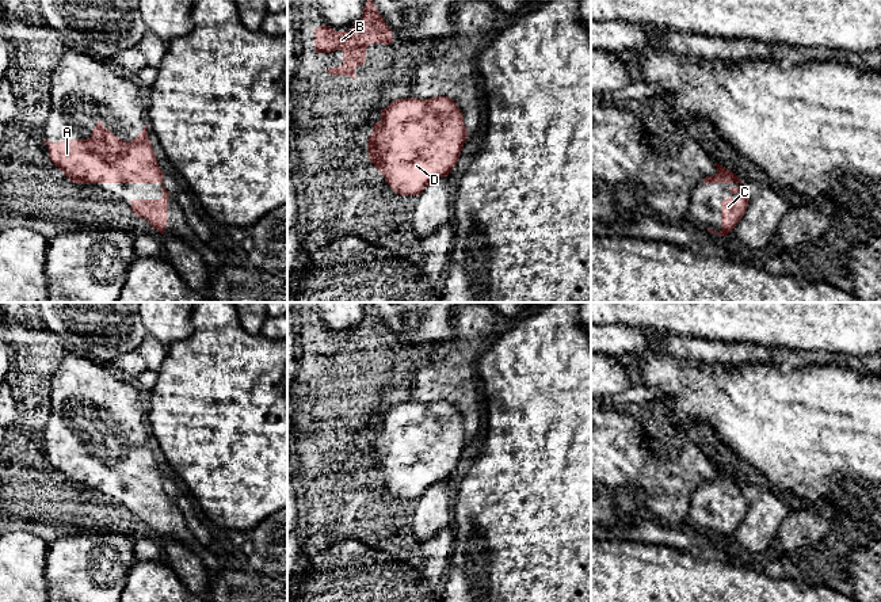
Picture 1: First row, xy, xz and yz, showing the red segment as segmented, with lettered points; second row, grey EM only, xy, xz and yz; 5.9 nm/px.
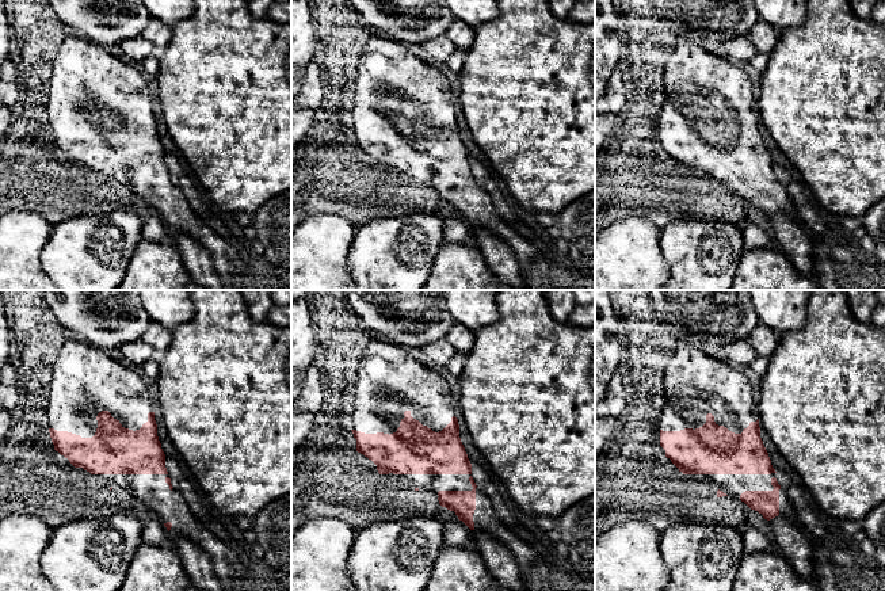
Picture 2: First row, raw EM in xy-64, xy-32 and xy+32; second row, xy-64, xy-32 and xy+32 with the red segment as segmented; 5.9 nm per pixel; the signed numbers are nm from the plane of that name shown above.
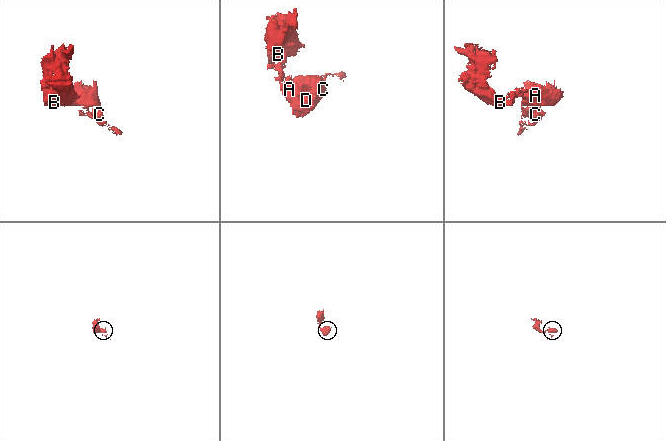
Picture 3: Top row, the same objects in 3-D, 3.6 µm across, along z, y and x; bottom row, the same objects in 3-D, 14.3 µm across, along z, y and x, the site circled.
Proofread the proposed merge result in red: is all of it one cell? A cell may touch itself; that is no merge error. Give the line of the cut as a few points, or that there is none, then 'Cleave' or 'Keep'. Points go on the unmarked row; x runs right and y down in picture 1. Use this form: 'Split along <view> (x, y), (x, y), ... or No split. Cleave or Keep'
No split. Keep

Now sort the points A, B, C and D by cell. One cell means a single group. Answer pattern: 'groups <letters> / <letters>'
groups A B C D

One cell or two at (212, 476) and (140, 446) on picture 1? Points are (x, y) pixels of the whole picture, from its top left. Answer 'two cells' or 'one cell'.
two cells

